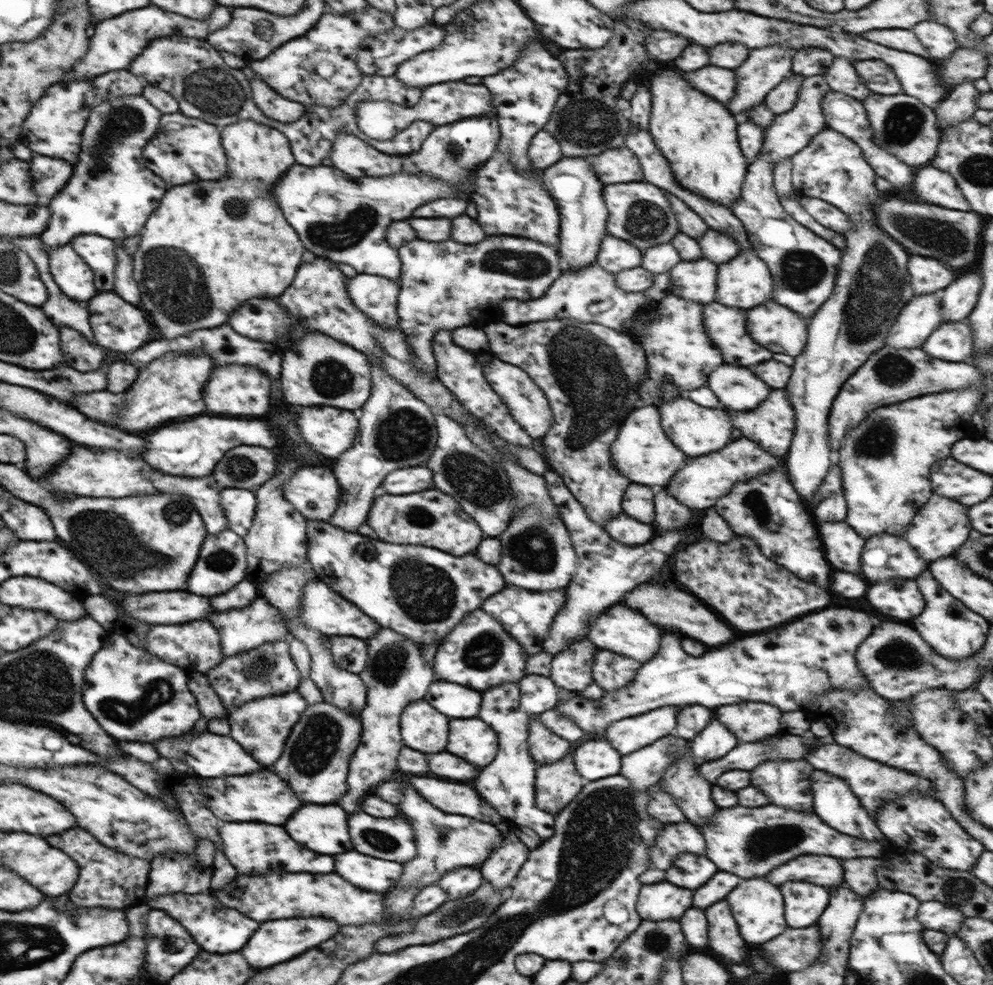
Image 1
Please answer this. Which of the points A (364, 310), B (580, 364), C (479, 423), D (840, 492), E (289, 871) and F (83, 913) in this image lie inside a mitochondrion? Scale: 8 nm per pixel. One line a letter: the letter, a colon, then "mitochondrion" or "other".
A: other
B: mitochondrion
C: other
D: other
E: other
F: other

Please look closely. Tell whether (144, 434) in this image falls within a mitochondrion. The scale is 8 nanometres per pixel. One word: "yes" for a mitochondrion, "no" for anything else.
no

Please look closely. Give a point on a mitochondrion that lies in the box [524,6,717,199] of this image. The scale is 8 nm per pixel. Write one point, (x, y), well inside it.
(600, 126)

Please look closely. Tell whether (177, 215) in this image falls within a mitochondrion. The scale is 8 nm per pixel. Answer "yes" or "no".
no

